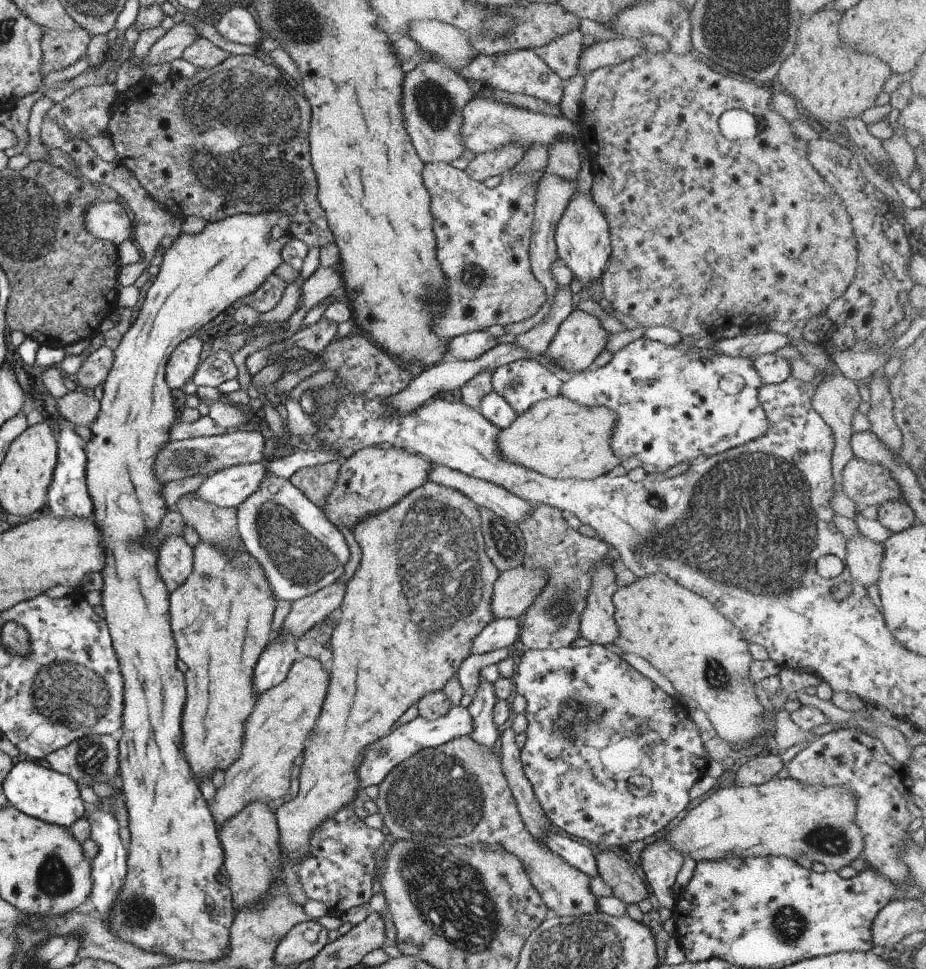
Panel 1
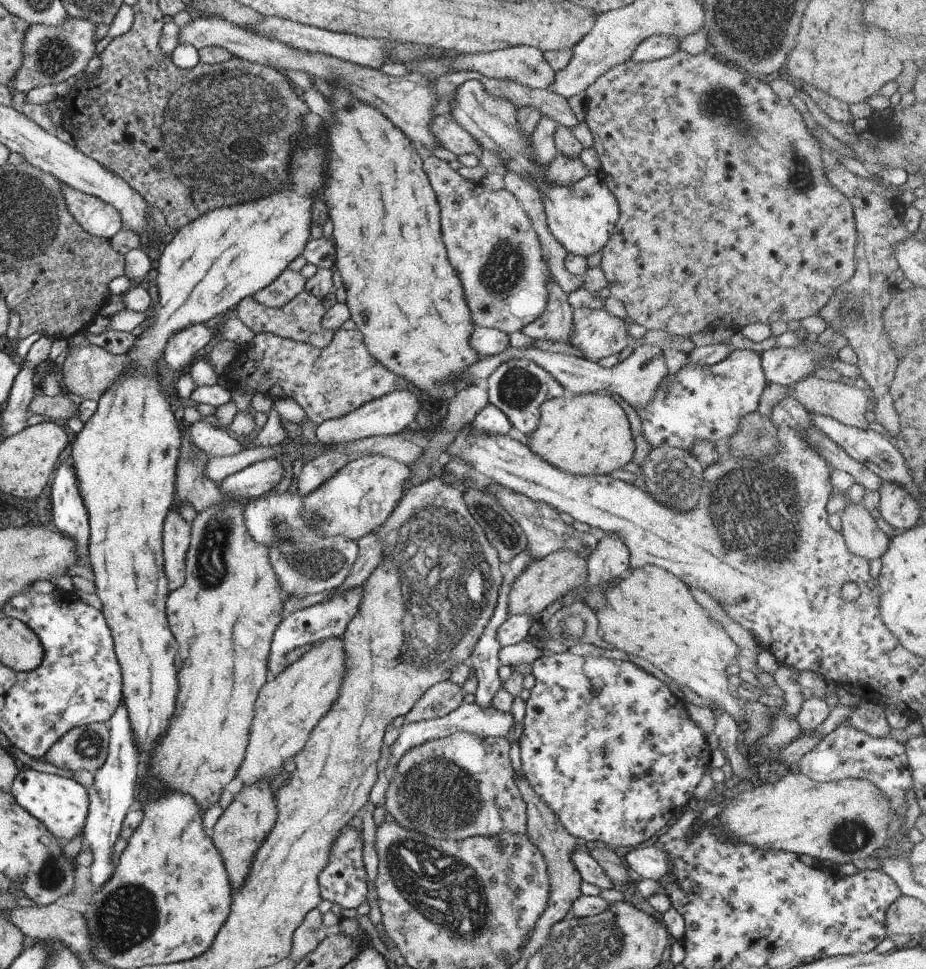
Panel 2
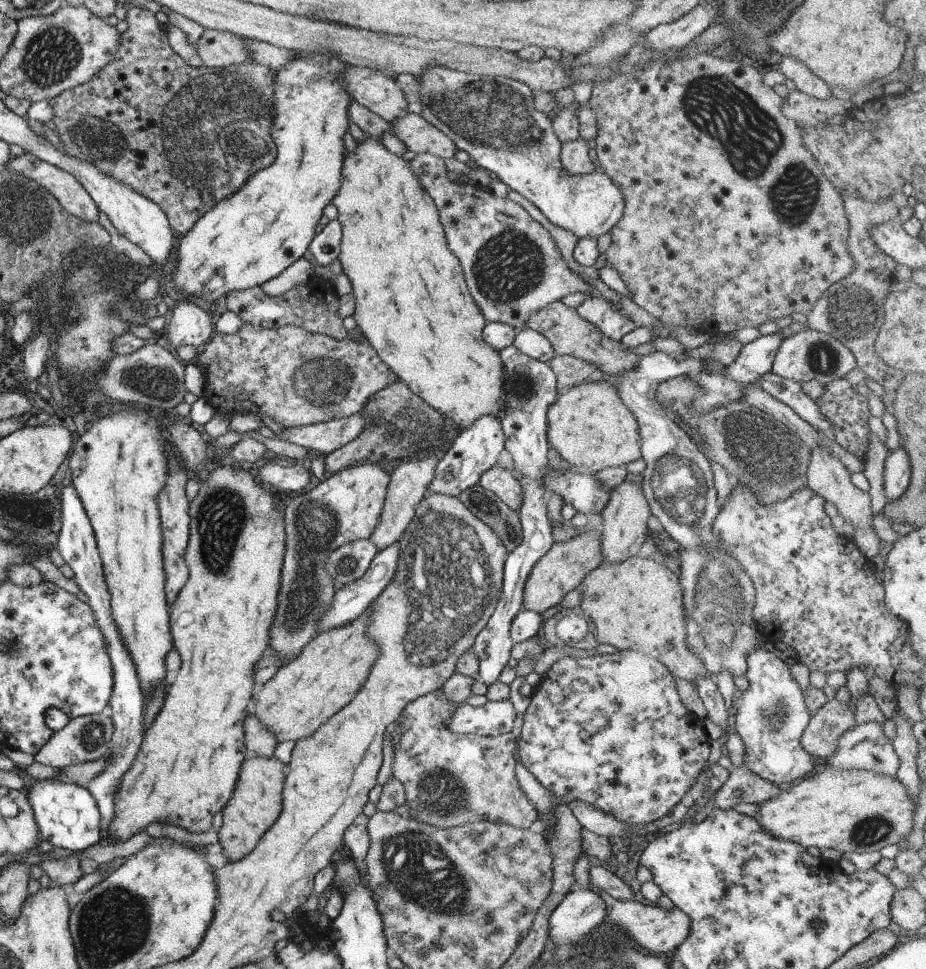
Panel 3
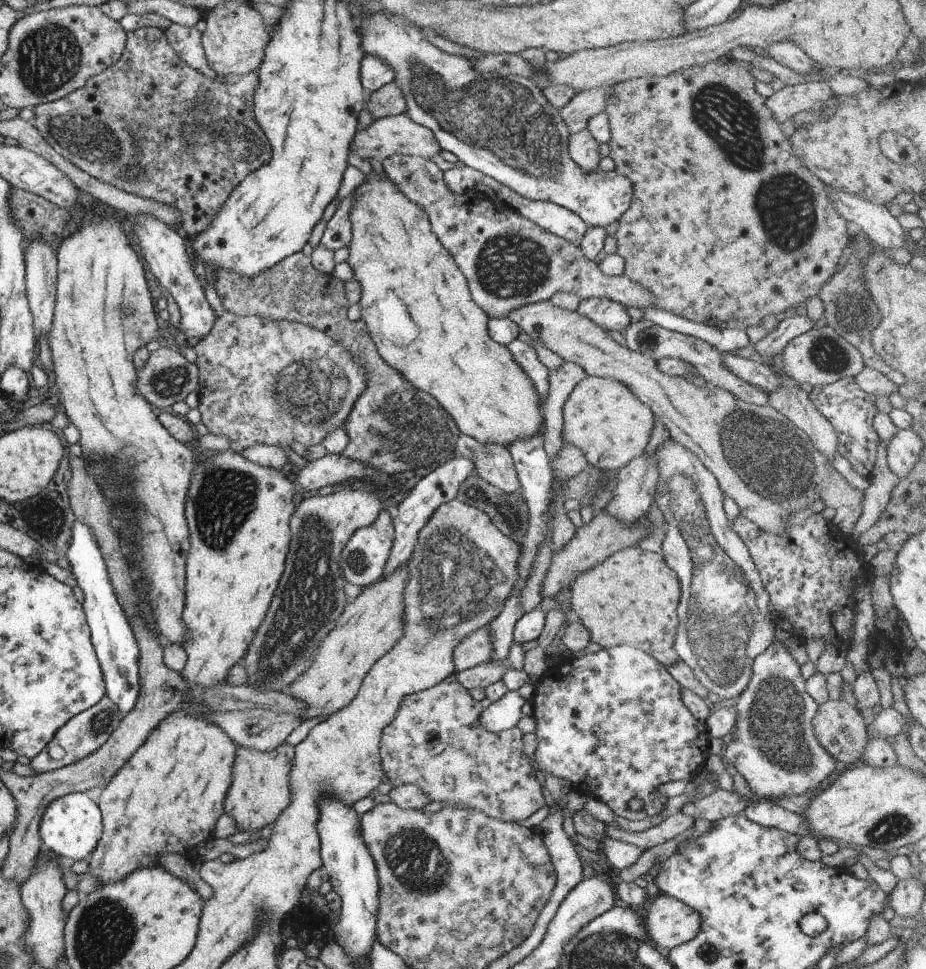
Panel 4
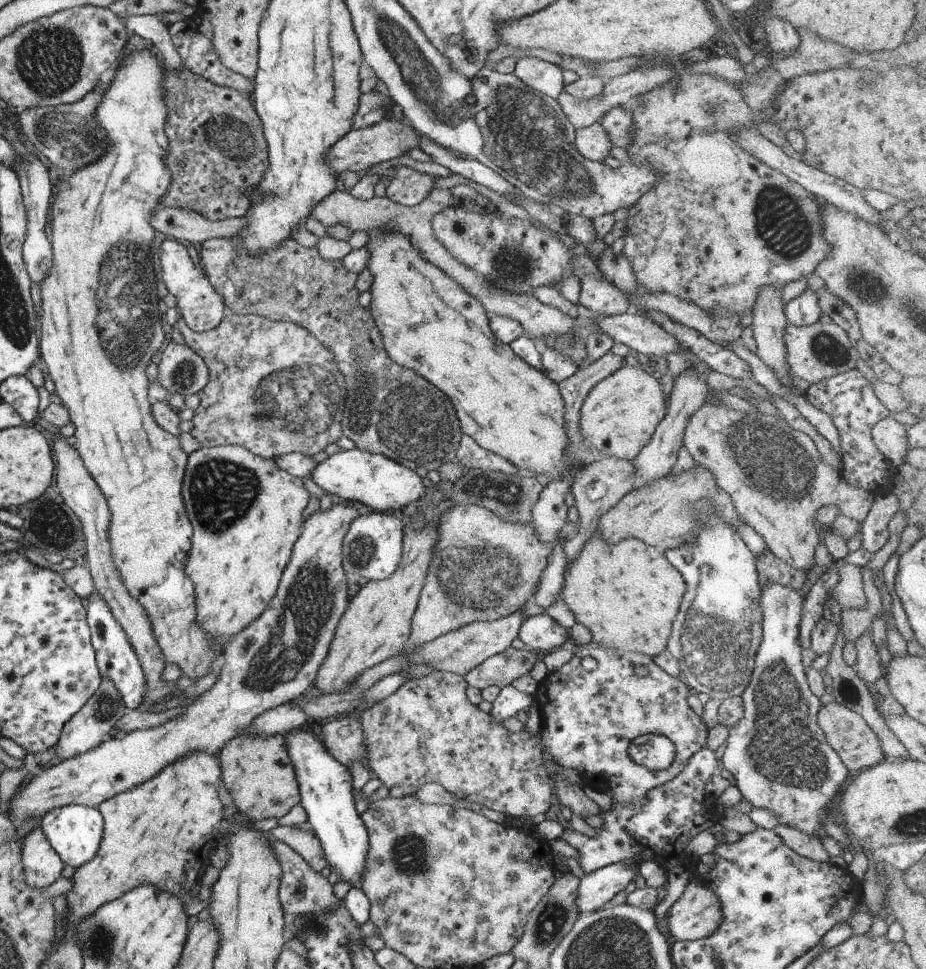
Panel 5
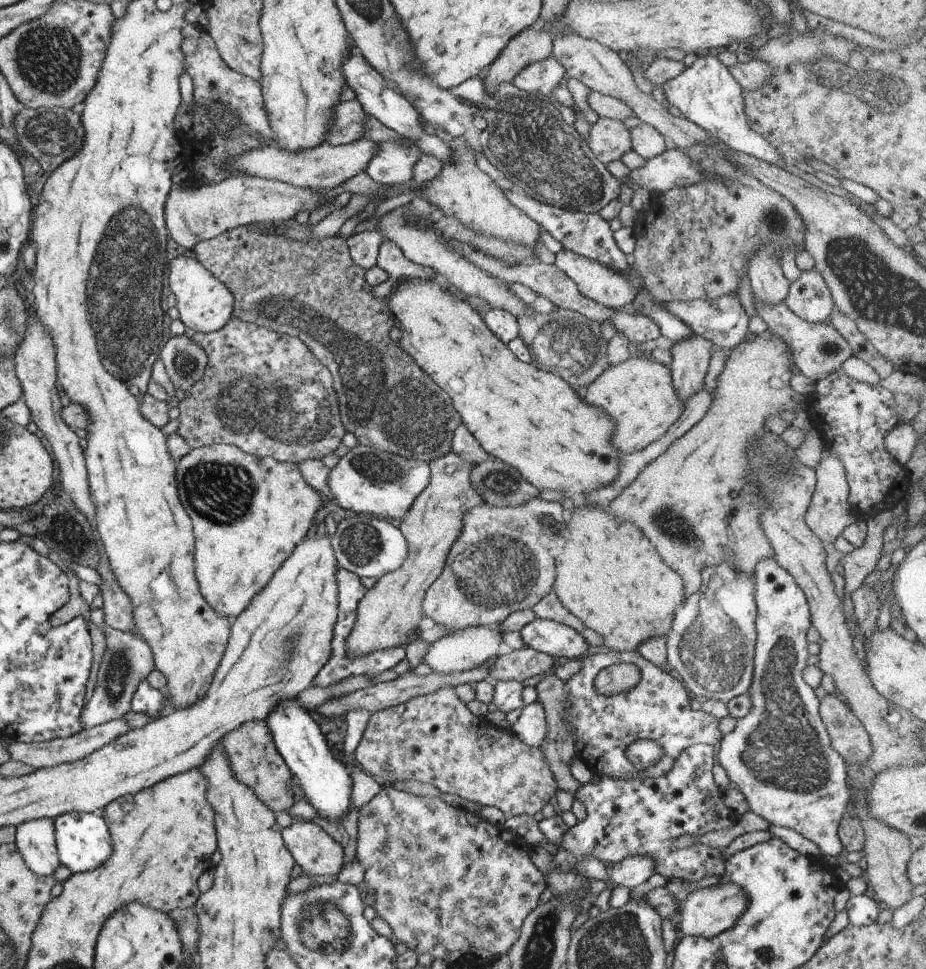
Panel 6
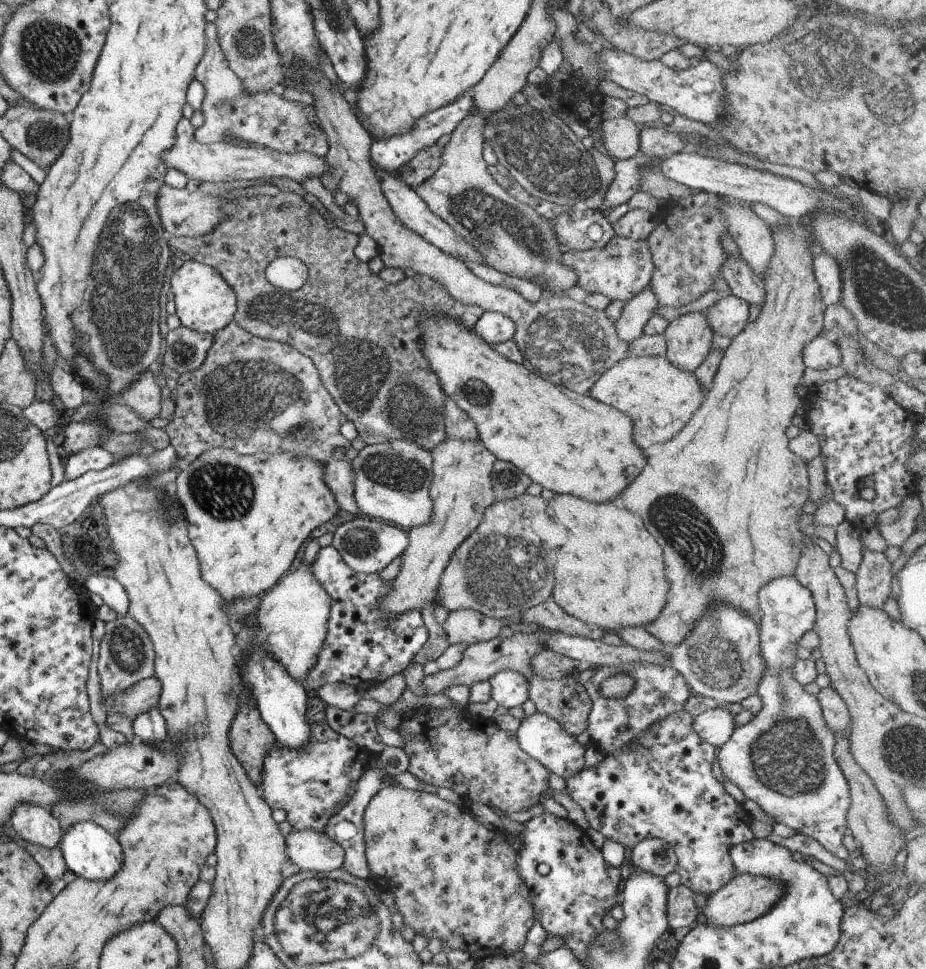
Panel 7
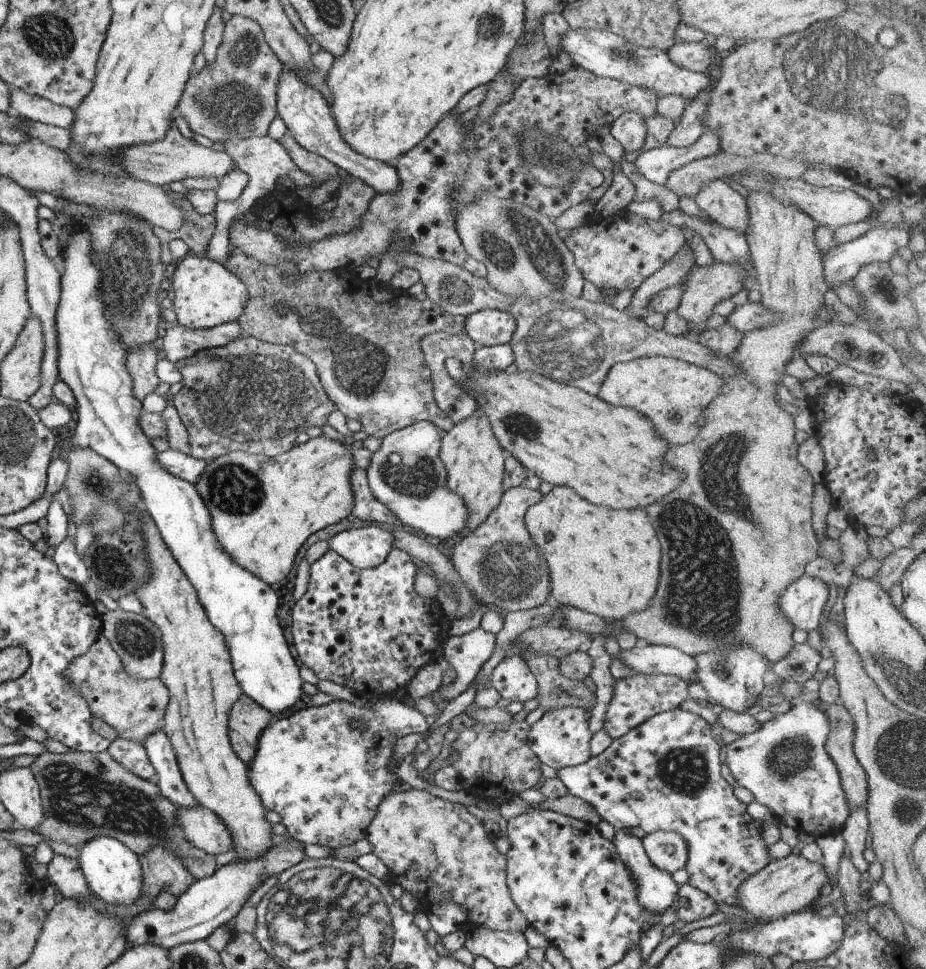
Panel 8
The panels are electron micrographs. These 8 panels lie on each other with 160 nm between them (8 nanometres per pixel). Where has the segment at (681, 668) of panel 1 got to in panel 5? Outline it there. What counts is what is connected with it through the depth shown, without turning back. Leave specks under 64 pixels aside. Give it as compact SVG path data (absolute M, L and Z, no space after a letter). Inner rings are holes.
M596 528L590 538L582 544L582 549L579 551L579 554L566 566L562 574L562 579L561 600L573 613L575 622L581 623L590 632L591 645L606 649L615 649L624 653L641 653L651 658L666 649L666 640L670 635L672 622L676 617L675 614L677 614L683 593L685 592L687 579L683 578L683 575L666 559L663 552L659 552L657 548L633 537L620 540L610 545L603 540L603 537Z

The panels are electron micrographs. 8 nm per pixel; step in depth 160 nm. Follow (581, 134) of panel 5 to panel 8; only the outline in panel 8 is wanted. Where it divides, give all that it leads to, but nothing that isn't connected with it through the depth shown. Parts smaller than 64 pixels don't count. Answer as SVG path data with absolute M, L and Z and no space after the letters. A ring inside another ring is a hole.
M631 111L621 113L611 122L608 130L622 146L623 152L637 150L643 144L646 135L643 118Z

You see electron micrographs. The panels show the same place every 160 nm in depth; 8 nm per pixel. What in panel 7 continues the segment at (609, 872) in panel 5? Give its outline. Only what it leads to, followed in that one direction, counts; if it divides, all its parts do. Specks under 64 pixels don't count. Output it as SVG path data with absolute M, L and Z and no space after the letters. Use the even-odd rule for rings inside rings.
M646 838L631 849L631 867L647 871L661 878L676 869L676 856L671 845L660 838Z

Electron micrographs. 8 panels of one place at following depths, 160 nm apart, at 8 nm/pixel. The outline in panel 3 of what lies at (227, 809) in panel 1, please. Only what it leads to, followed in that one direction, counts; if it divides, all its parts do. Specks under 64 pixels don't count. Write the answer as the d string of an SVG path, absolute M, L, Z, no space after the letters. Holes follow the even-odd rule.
M370 603L354 621L315 634L294 659L281 665L271 678L254 689L250 710L277 737L276 742L303 740L357 694L378 657L378 646L366 635L371 613Z

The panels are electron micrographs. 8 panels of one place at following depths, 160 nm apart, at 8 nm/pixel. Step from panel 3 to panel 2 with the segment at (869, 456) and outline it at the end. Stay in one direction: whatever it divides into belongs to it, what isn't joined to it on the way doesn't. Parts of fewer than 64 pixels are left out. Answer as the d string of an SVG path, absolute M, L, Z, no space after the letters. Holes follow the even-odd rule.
M813 376L800 379L789 387L789 392L795 396L795 400L813 414L821 414L821 416L832 416L838 419L838 422L845 426L866 430L868 421L865 420L866 406L870 402L868 392L856 388L854 385L844 384L843 382L832 382L827 380L819 380Z

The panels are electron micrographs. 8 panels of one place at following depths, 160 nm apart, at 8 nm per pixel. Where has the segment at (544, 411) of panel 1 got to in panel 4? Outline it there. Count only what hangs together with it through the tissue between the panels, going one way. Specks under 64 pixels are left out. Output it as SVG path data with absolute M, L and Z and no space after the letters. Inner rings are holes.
M586 376L575 384L563 403L560 434L563 439L579 447L593 467L615 471L642 454L654 422L652 410L628 386L612 378Z

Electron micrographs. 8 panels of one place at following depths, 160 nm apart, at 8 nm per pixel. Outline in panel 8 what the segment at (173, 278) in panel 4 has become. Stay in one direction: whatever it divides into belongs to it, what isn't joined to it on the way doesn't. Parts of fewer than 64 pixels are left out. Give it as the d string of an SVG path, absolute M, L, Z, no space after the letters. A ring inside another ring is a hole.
M186 254L168 280L173 287L176 324L185 329L208 329L237 321L248 301L248 290L232 272L223 264L196 254Z

